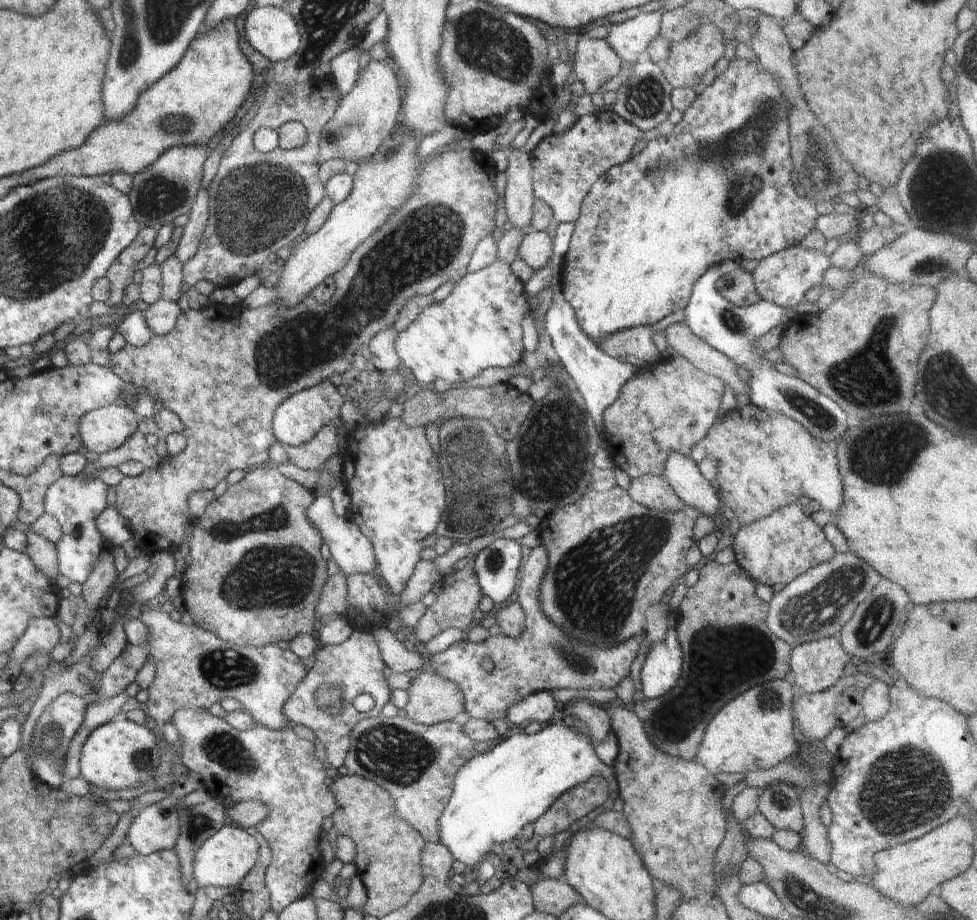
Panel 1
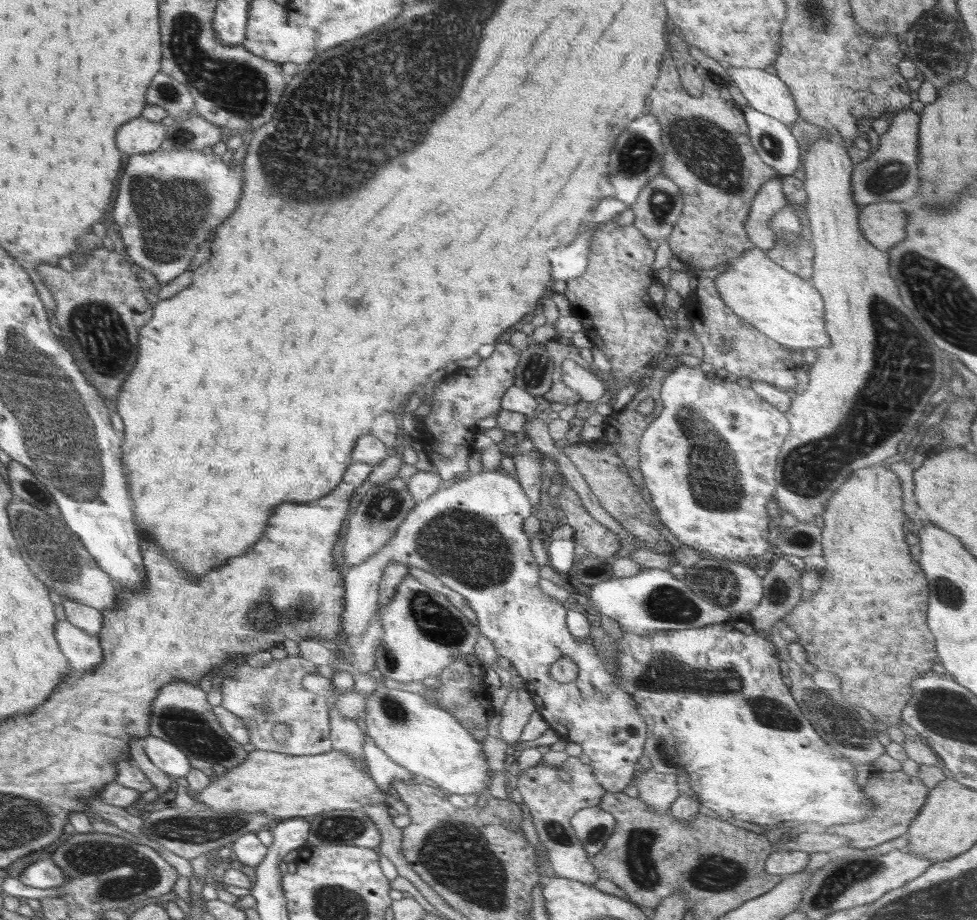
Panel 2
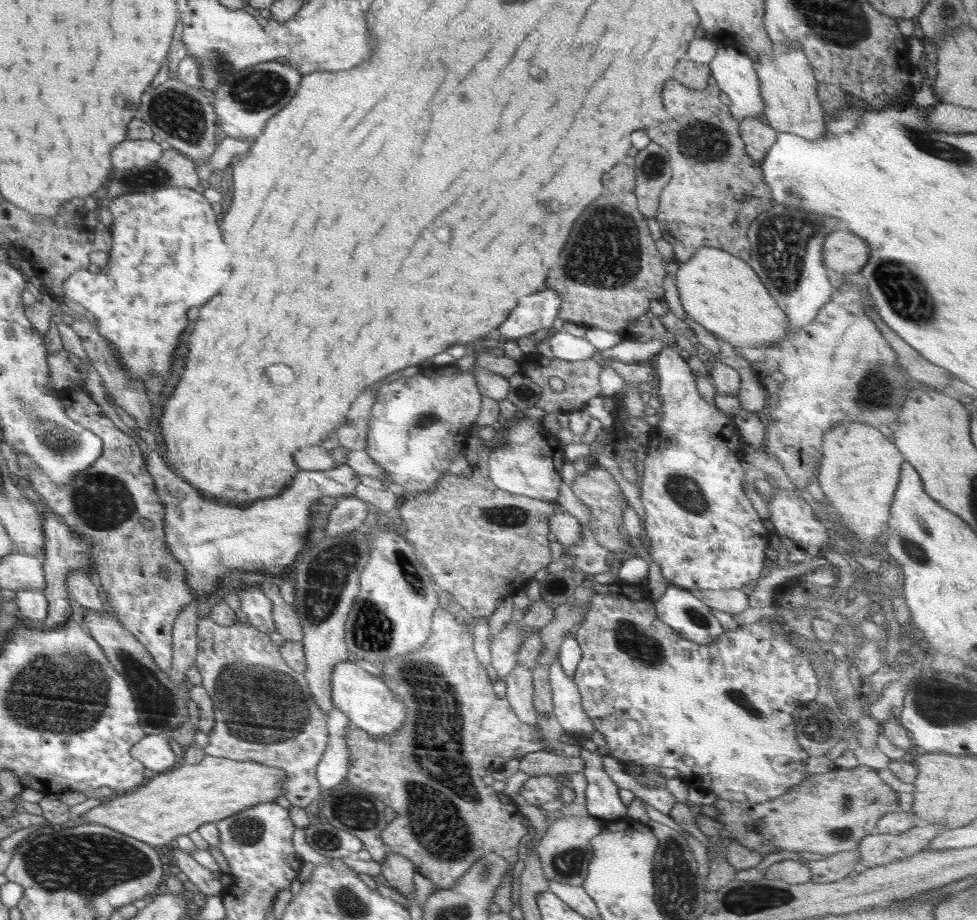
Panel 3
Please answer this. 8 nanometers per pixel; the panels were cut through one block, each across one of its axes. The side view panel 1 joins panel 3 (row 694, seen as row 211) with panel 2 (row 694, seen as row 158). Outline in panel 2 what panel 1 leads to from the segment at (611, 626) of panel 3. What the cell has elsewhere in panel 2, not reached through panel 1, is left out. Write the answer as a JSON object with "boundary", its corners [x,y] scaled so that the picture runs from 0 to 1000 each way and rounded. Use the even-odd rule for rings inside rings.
{"boundary":[[[747,673],[743,674],[741,677],[725,679],[719,683],[709,683],[697,686],[673,686],[669,687],[668,690],[652,690],[648,687],[639,686],[637,691],[629,697],[633,698],[633,707],[629,715],[633,717],[632,726],[634,726],[628,733],[629,743],[632,743],[632,746],[634,746],[639,752],[642,752],[647,758],[647,761],[649,762],[649,770],[651,771],[651,774],[653,774],[654,778],[657,779],[658,786],[661,787],[663,799],[670,800],[670,802],[672,802],[676,809],[677,821],[679,821],[681,828],[686,833],[690,833],[692,835],[696,834],[702,837],[702,841],[706,843],[706,857],[712,861],[719,876],[727,880],[732,887],[739,888],[741,891],[750,889],[789,900],[795,899],[796,893],[802,893],[802,891],[817,891],[819,896],[823,896],[823,893],[837,893],[837,898],[833,898],[833,900],[829,900],[829,898],[827,898],[828,901],[832,902],[846,902],[850,899],[860,898],[860,896],[873,895],[884,891],[884,889],[888,889],[888,887],[893,887],[893,883],[895,883],[895,871],[893,871],[893,867],[888,867],[885,863],[882,863],[882,861],[880,861],[881,855],[874,852],[875,830],[872,829],[869,824],[862,824],[862,822],[858,822],[858,820],[856,820],[856,817],[854,817],[854,815],[852,815],[847,809],[843,809],[843,807],[841,807],[841,802],[835,798],[835,793],[833,793],[833,791],[827,787],[827,783],[825,783],[825,779],[821,776],[821,774],[819,774],[819,768],[813,761],[810,750],[802,742],[802,739],[800,739],[800,729],[798,729],[798,723],[796,723],[798,716],[793,712],[793,709],[795,709],[796,712],[797,709],[794,707],[794,701],[788,696],[787,689],[784,689],[784,687],[778,687],[778,685],[772,683],[770,679],[756,678]]]}

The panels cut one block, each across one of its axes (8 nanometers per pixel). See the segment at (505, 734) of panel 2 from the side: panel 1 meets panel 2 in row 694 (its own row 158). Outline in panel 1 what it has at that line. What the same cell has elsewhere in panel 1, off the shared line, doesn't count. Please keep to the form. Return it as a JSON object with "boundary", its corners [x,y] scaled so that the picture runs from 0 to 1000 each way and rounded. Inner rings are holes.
{"boundary":[[[524,162],[520,170],[519,199],[516,209],[516,226],[520,240],[526,248],[538,249],[544,243],[546,222],[546,191],[542,166]]]}

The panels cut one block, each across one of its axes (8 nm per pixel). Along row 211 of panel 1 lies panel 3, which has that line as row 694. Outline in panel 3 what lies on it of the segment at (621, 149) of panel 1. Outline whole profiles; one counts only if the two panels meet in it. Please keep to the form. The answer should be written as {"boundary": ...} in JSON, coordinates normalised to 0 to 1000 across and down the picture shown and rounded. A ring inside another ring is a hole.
{"boundary":[[[571,715],[561,725],[561,738],[565,748],[566,778],[583,802],[596,808],[604,803],[608,788],[595,766],[595,757],[588,737],[579,736]]]}

